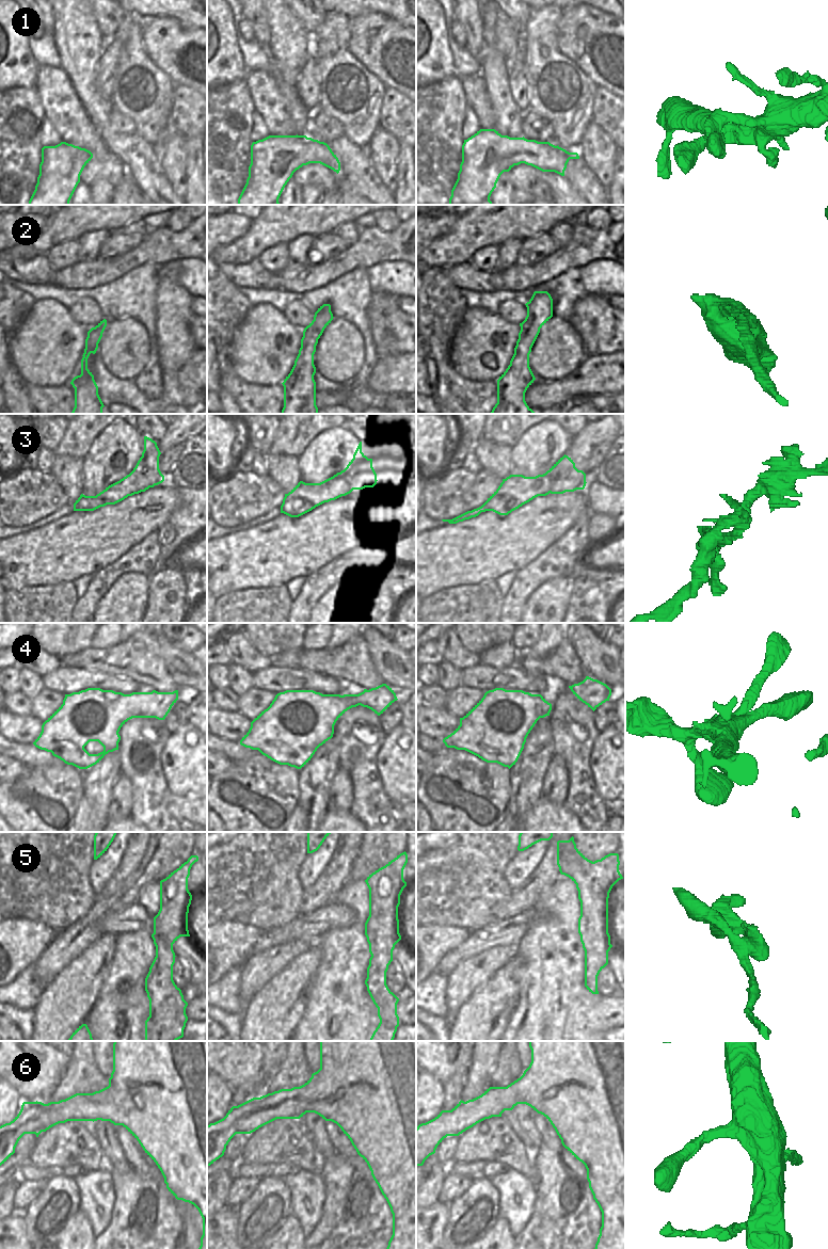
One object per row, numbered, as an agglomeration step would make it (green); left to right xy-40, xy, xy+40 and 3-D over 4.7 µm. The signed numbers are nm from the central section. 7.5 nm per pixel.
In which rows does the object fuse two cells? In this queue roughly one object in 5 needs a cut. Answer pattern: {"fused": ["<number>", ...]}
{"fused": ["3"]}

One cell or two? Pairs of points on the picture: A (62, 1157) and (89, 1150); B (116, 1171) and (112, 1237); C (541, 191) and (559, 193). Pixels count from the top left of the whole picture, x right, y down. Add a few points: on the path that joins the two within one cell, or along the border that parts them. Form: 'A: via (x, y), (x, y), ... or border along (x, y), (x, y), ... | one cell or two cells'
A: via (68, 1151), (82, 1150) | one cell
B: via (124, 1187), (124, 1221) | one cell
C: border along (542, 172), (542, 178), (550, 187), (552, 193) | two cells

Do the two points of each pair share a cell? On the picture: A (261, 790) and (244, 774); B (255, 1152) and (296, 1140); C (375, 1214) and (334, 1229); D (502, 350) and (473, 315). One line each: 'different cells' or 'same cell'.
A: same cell
B: same cell
C: same cell
D: same cell

